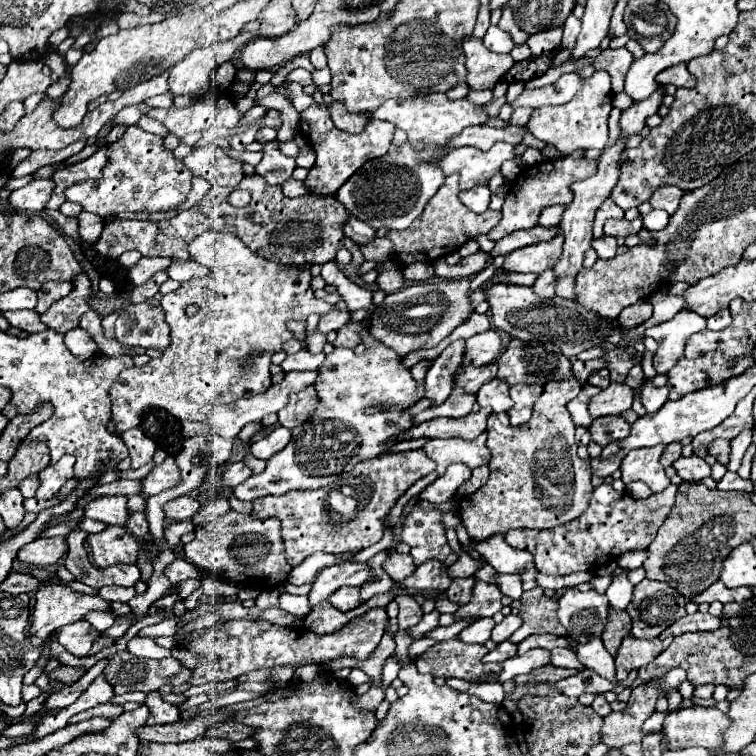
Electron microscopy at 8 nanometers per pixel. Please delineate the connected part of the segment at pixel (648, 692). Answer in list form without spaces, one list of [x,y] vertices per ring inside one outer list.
[[[672,669],[658,683],[650,681],[632,689],[626,709],[604,717],[602,743],[608,747],[622,747],[632,741],[642,741],[642,723],[654,713],[658,691],[666,693],[668,689],[678,689],[684,679],[686,673],[682,669]]]

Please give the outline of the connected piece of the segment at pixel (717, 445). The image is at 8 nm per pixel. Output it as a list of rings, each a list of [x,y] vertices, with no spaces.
[[[714,439],[708,447],[708,453],[726,465],[728,457],[730,457],[730,439]]]

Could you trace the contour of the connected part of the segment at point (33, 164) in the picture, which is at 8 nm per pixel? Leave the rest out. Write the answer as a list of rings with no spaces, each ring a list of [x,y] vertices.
[[[76,141],[60,151],[52,151],[52,149],[36,149],[32,151],[22,163],[18,163],[12,173],[10,173],[10,179],[16,179],[16,177],[26,177],[26,175],[32,175],[36,169],[44,167],[44,165],[52,165],[52,163],[60,163],[68,157],[72,157],[74,153],[80,153],[84,149],[86,141]]]

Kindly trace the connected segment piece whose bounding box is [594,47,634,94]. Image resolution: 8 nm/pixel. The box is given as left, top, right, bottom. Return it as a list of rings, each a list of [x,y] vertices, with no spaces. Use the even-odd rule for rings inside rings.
[[[626,47],[618,49],[604,49],[596,59],[594,67],[604,69],[612,77],[612,93],[618,94],[624,89],[626,73],[634,57]]]

